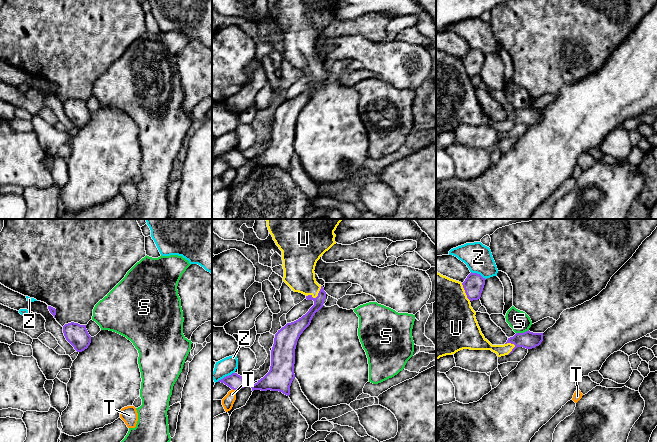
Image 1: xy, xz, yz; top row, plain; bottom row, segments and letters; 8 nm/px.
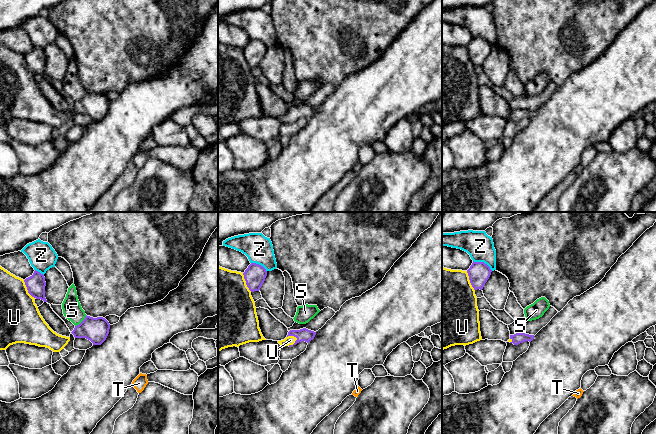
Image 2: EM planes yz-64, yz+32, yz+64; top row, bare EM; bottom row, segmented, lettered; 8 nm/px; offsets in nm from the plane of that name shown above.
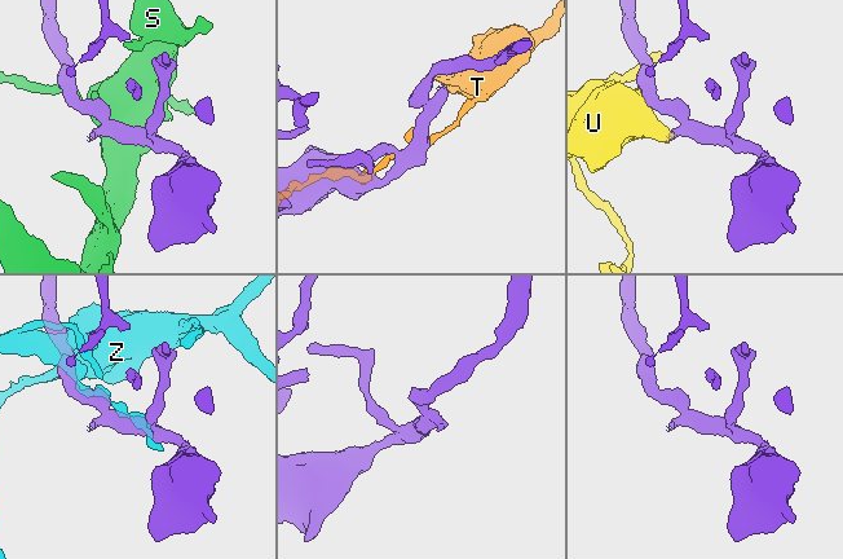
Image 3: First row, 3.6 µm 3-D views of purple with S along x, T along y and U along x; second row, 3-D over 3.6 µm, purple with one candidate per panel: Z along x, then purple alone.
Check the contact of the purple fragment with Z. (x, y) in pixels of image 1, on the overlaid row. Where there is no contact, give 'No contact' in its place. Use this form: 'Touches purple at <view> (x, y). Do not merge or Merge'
Touches purple at yz (478, 274). Do not merge

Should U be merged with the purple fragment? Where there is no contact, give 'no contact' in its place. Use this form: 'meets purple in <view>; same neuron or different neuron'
meets purple in xz; same neuron

